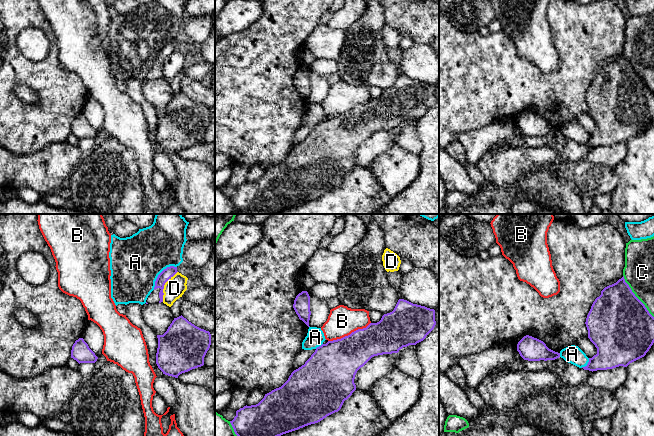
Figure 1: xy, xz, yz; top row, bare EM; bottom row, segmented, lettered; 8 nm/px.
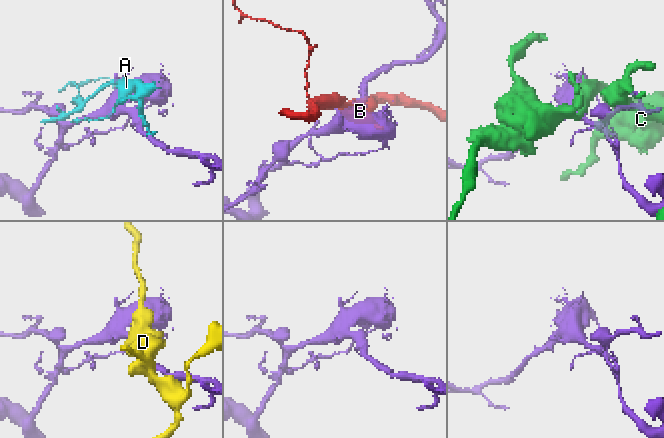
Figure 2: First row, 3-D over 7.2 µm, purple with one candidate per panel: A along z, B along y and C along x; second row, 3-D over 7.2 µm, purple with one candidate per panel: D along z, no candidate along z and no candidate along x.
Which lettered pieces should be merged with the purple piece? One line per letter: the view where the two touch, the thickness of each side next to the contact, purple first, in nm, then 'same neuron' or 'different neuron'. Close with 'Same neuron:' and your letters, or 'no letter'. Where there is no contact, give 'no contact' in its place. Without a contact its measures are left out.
A: xy | 90/420 nm | different neuron
B: xz | 360/240 nm | different neuron
C: yz | 500/240 nm | different neuron
D: xy | 90/170 nm | different neuron
Same neuron: no letter

